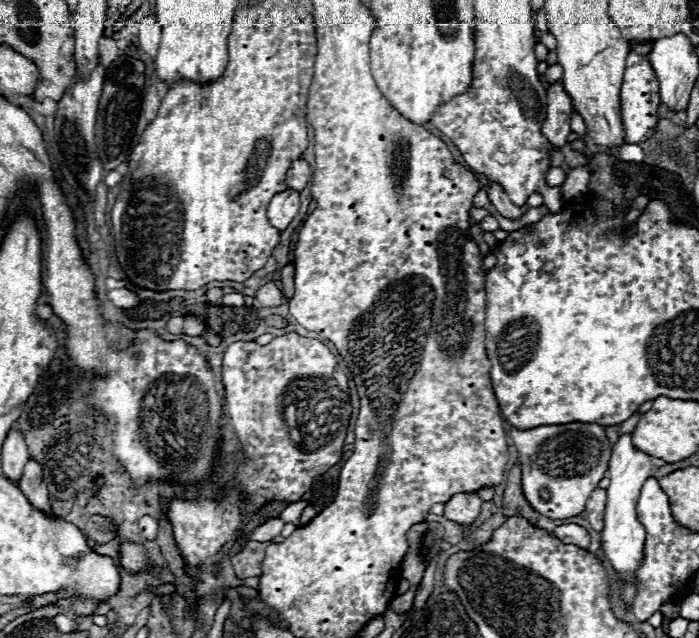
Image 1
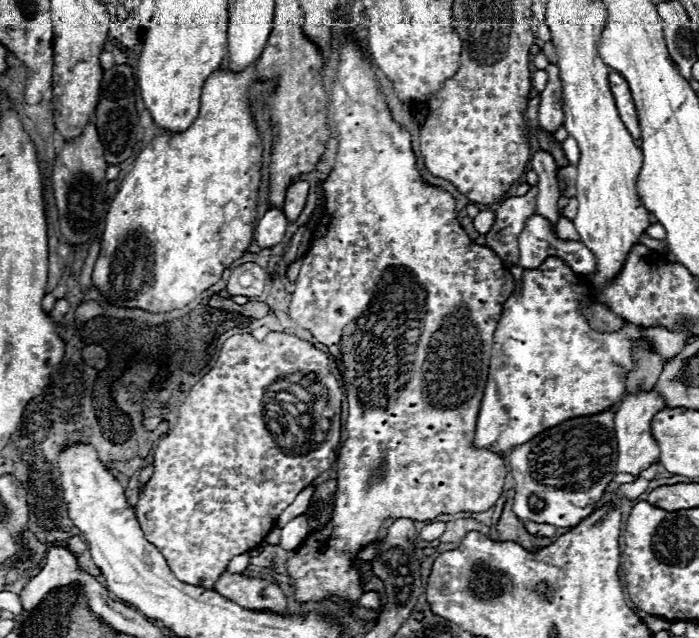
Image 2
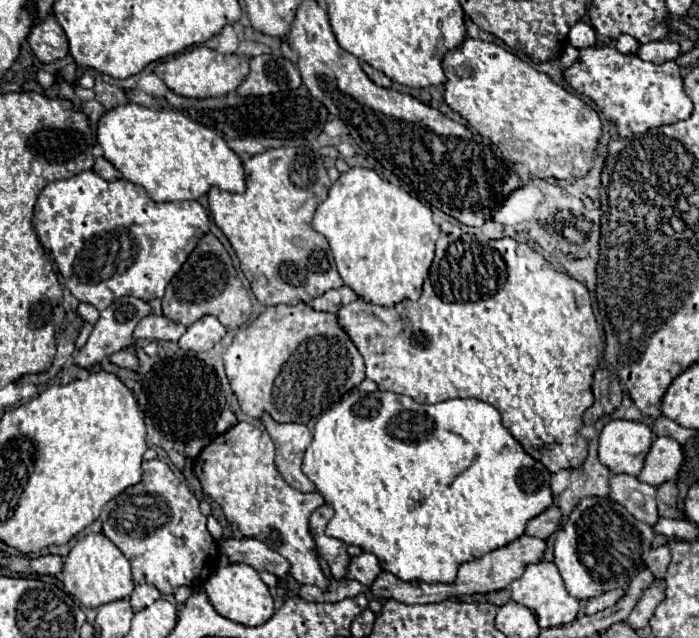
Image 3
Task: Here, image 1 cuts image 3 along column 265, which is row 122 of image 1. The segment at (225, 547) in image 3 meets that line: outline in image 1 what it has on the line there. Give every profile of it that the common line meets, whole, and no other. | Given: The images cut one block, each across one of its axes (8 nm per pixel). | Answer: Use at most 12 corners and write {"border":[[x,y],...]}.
{"border":[[560,82],[546,90],[542,134],[560,150],[568,142],[572,102]]}

